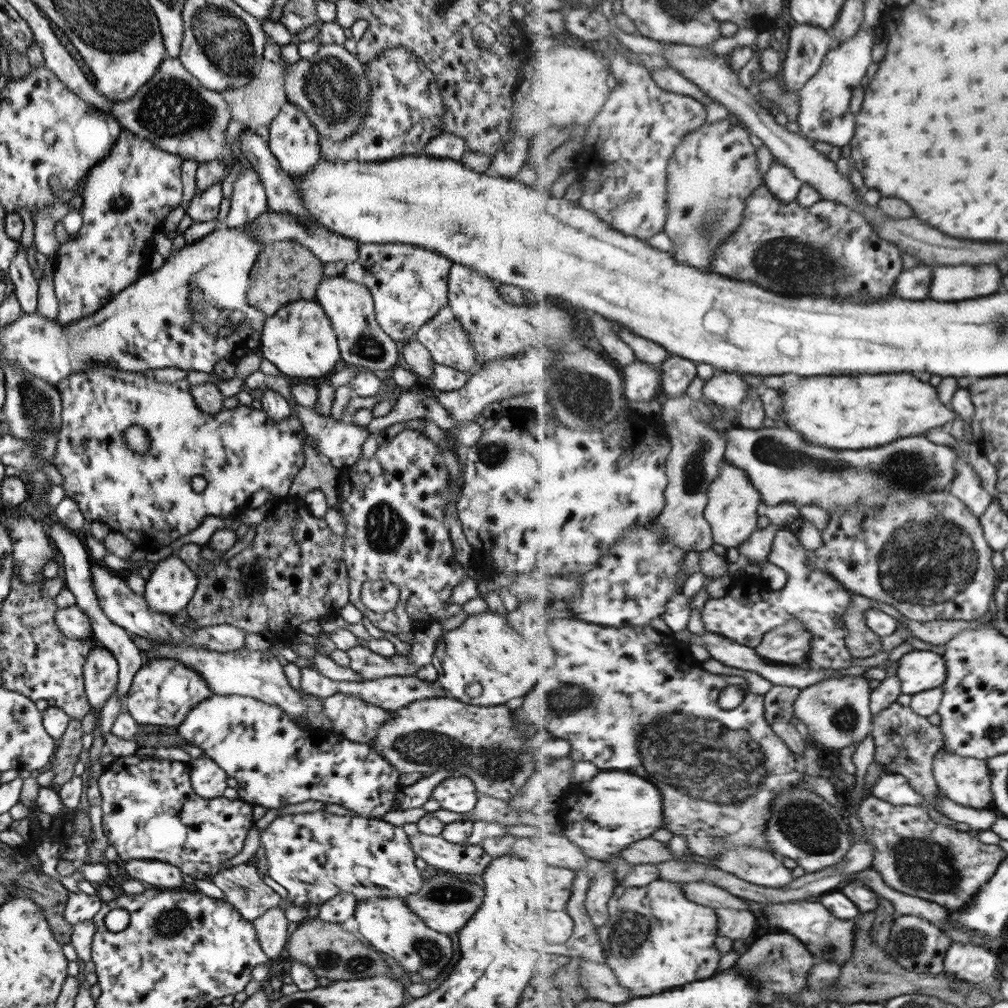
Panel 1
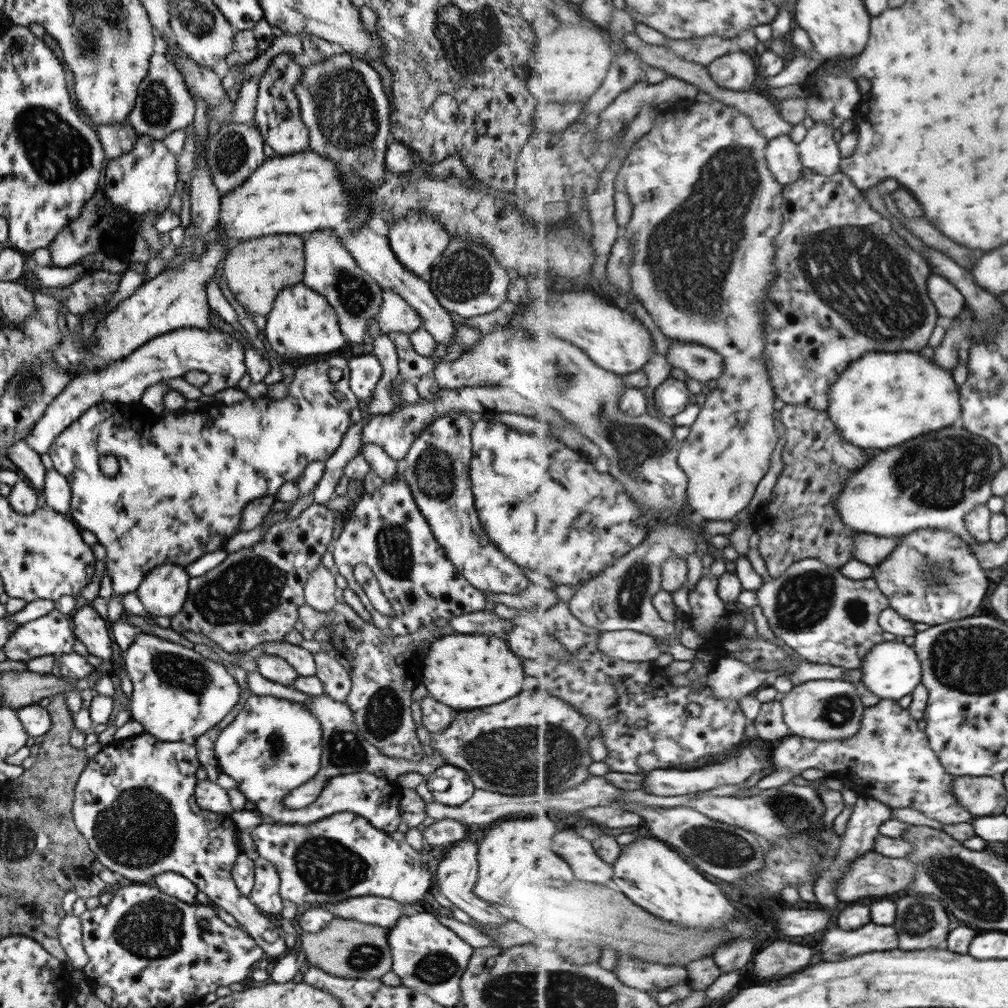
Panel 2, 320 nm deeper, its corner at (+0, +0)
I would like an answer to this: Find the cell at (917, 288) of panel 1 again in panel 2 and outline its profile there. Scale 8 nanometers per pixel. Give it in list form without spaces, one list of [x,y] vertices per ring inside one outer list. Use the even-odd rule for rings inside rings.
[[[937,274],[930,276],[928,292],[940,316],[954,319],[965,309],[966,298],[952,282],[943,276]]]

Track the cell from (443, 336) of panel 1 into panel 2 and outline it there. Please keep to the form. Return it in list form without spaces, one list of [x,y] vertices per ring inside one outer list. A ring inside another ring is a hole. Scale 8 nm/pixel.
[[[383,290],[381,310],[377,314],[377,324],[381,333],[398,332],[409,334],[421,328],[421,319],[401,297]]]

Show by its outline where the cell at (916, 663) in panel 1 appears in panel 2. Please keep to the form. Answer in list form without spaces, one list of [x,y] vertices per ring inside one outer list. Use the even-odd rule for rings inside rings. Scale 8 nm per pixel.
[[[883,641],[880,645],[873,647],[866,656],[860,671],[864,686],[876,695],[879,700],[901,700],[907,694],[912,695],[913,691],[922,683],[924,674],[920,656],[913,646],[908,646],[897,641]]]

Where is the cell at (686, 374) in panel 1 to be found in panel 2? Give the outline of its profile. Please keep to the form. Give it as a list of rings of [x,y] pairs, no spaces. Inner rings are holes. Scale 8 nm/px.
[[[670,377],[654,391],[654,406],[665,417],[677,416],[693,402],[693,392],[686,381]]]

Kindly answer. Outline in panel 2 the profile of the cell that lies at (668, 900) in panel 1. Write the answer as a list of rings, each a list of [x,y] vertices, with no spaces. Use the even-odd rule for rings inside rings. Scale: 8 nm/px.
[[[654,836],[641,837],[641,840],[633,842],[622,848],[621,856],[613,865],[613,881],[618,888],[623,891],[635,904],[645,908],[645,912],[651,912],[671,924],[681,926],[681,928],[721,928],[727,920],[731,920],[737,914],[737,908],[731,904],[731,900],[721,892],[721,888],[716,883],[709,881],[708,875],[699,868],[693,868],[683,855],[667,843],[663,844],[660,839]]]

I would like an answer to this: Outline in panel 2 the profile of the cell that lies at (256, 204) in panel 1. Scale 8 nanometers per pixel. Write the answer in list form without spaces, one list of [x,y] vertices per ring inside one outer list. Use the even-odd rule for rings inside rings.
[[[229,123],[222,126],[208,142],[206,163],[215,188],[221,193],[230,193],[233,187],[242,183],[265,159],[260,132],[244,123]]]

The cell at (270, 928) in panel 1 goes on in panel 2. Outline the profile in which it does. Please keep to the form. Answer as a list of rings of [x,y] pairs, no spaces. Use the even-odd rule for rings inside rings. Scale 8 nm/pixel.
[[[257,857],[254,860],[254,883],[246,896],[263,915],[279,917],[282,909],[278,895],[279,877],[270,862]]]

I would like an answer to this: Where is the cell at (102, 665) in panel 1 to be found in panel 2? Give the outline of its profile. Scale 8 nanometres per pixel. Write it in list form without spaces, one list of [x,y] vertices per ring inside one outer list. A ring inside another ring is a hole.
[[[83,605],[69,615],[74,638],[81,642],[89,655],[102,660],[101,668],[110,664],[111,640],[107,635],[107,625],[89,605]]]

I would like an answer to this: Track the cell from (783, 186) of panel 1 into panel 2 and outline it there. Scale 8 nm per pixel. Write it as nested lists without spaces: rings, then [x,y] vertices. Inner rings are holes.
[[[790,134],[777,136],[770,140],[766,156],[769,168],[784,186],[801,178],[805,166],[802,163],[799,145],[791,138]]]

